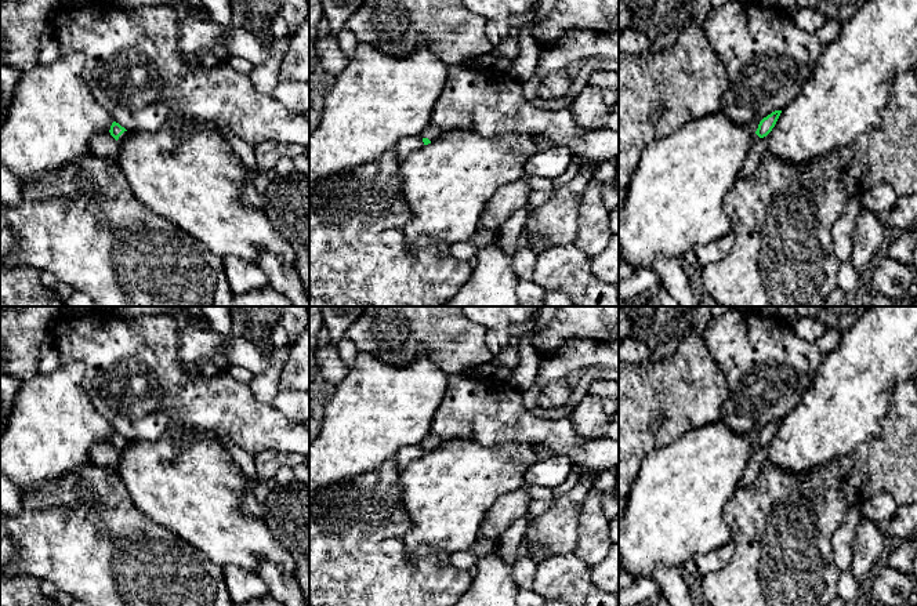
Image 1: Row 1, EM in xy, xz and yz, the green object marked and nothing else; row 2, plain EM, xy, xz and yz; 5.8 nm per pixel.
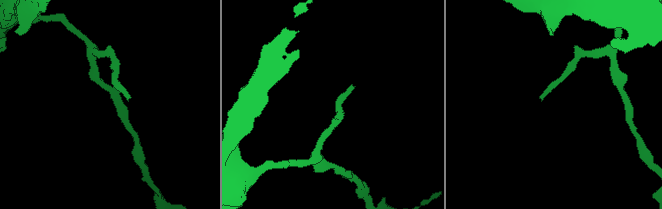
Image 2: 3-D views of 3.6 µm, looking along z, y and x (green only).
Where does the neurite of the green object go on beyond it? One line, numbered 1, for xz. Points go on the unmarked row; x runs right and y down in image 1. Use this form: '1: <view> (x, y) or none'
1: xz (432, 441)

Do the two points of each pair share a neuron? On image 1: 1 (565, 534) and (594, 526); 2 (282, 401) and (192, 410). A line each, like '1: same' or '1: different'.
1: different
2: different

